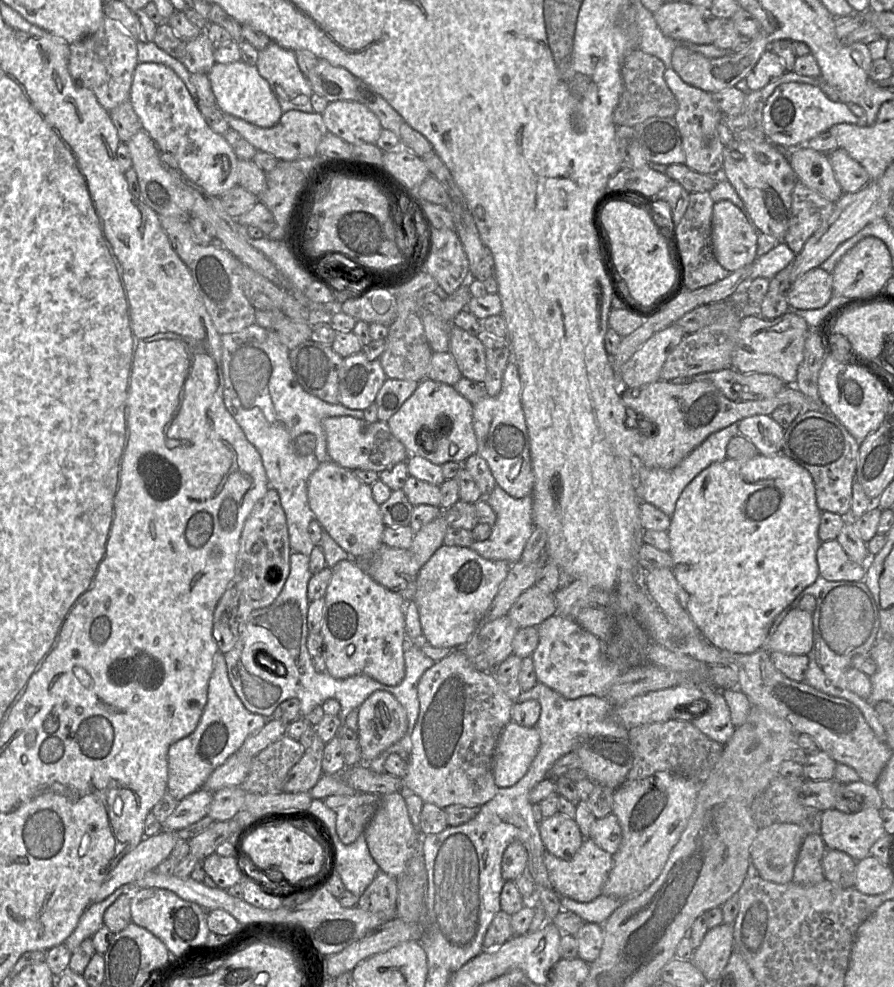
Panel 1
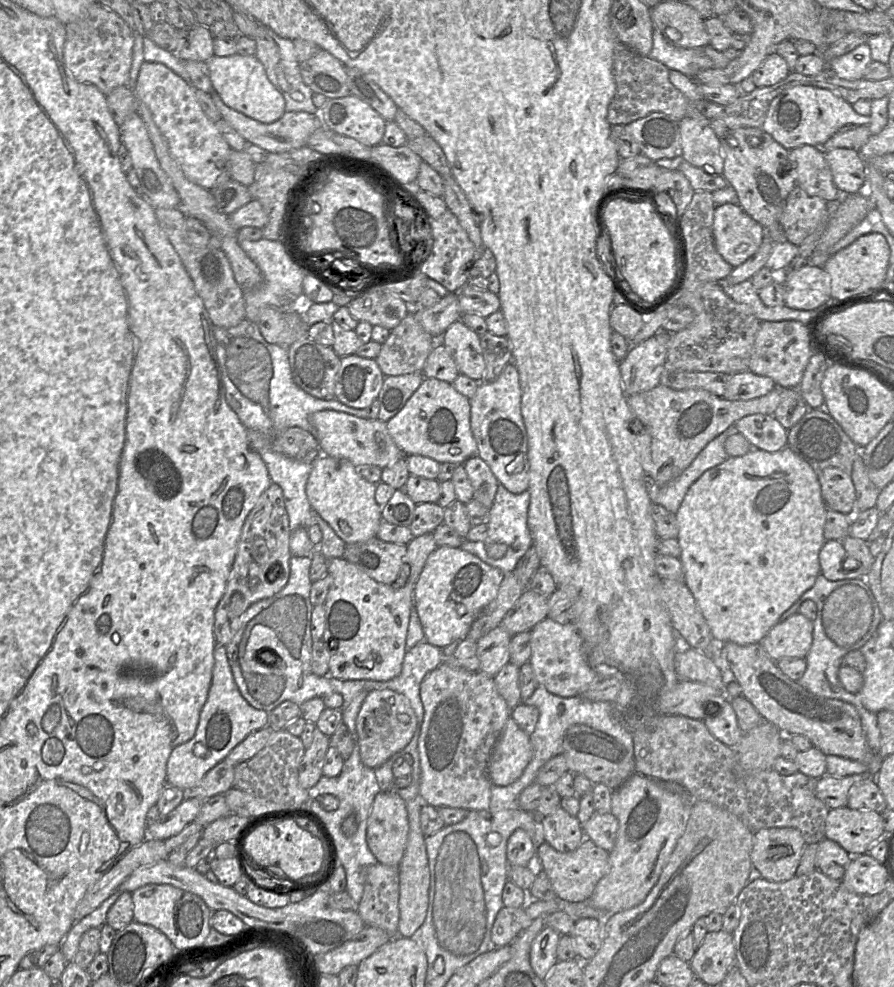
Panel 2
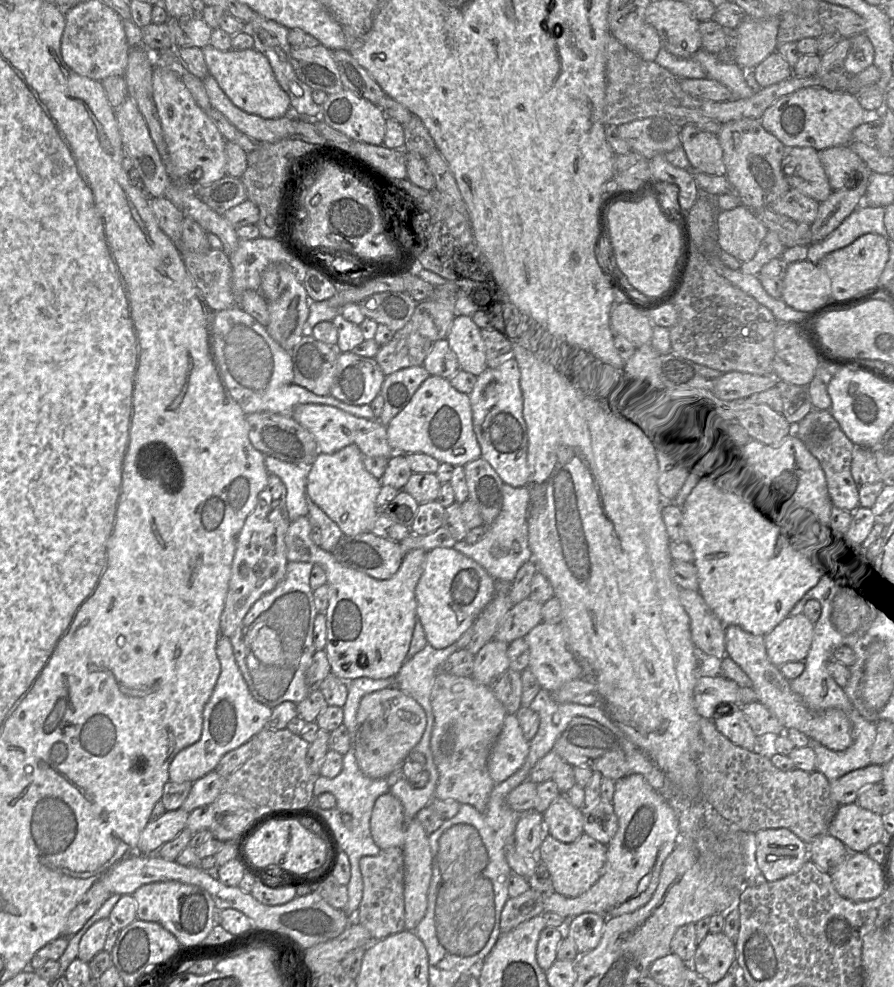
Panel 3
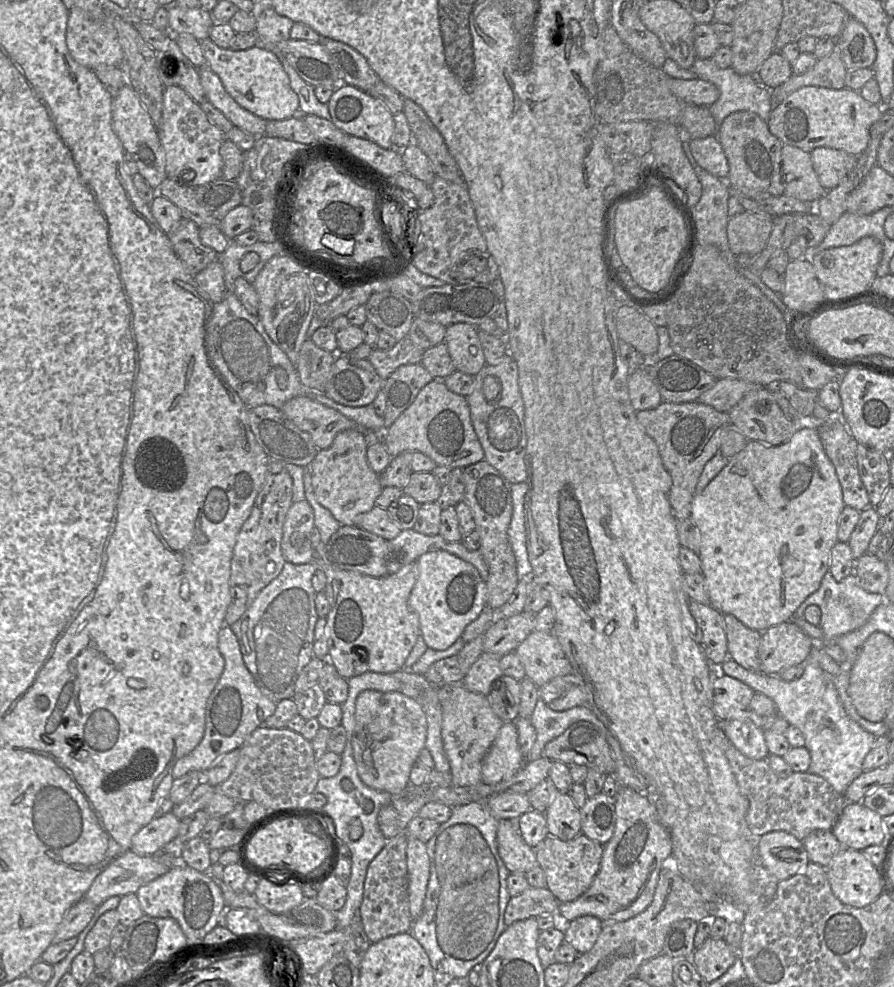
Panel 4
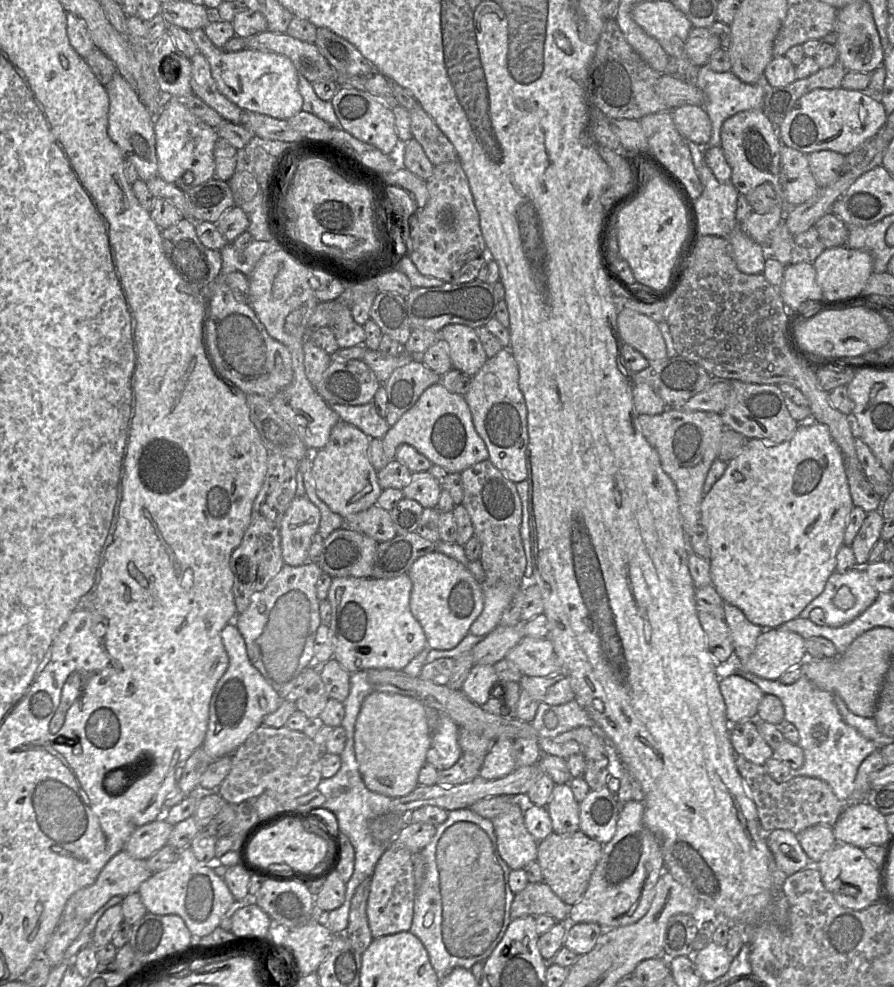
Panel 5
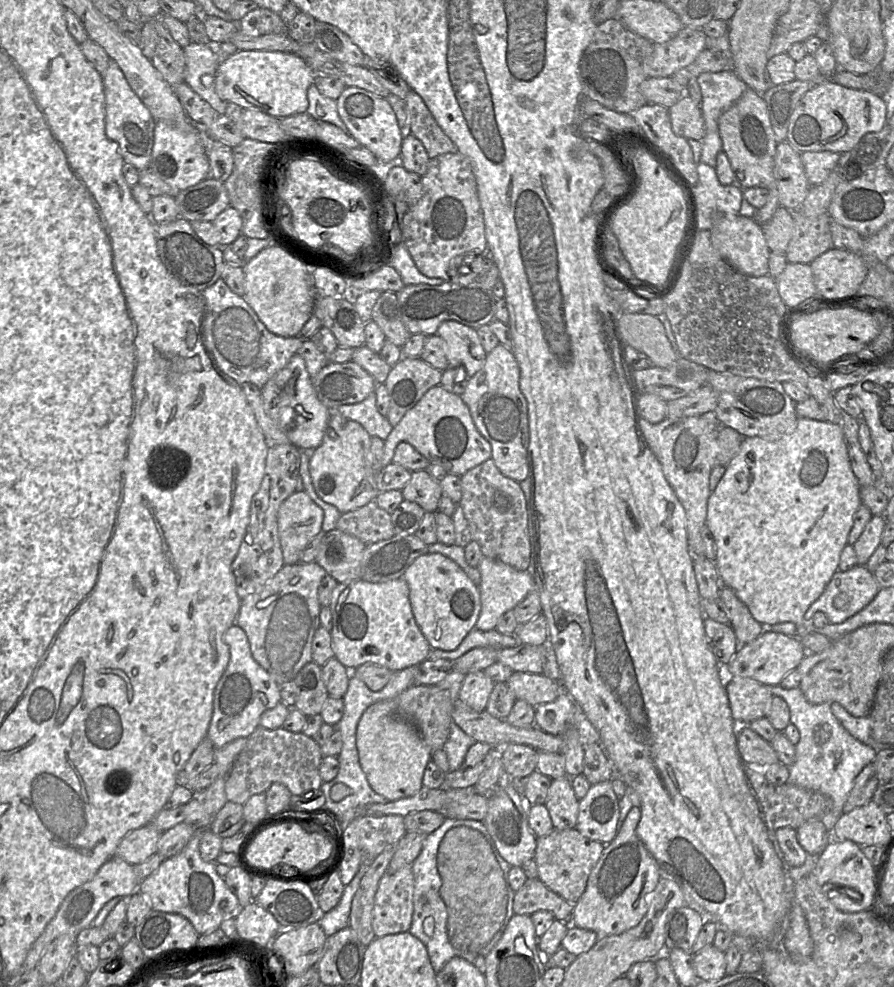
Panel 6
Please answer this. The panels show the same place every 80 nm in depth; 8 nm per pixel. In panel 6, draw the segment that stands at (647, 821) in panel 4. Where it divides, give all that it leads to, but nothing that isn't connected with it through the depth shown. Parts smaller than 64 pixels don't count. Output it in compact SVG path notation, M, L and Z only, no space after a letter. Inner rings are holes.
M633 806L613 841L606 846L592 869L586 889L574 905L572 925L591 930L599 937L621 934L640 923L649 908L649 899L661 869L636 833L640 807Z

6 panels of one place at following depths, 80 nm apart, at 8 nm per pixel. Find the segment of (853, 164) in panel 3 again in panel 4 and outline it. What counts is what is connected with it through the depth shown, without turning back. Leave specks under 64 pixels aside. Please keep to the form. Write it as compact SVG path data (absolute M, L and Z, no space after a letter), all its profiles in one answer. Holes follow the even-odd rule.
M818 147L810 152L814 171L825 190L837 187L855 168L856 156L844 150Z

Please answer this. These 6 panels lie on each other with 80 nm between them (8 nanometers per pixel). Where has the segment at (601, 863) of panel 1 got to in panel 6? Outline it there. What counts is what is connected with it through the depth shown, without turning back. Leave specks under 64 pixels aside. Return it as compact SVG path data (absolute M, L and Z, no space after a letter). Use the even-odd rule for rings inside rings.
M576 828L557 830L537 837L535 862L538 879L550 890L575 905L584 893L589 875L608 844L583 836Z

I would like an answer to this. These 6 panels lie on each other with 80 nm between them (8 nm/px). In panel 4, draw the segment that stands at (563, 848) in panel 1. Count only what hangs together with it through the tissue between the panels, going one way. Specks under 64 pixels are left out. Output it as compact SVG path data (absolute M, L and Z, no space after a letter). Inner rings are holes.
M557 792L544 814L548 836L568 841L581 834L581 809L568 793Z

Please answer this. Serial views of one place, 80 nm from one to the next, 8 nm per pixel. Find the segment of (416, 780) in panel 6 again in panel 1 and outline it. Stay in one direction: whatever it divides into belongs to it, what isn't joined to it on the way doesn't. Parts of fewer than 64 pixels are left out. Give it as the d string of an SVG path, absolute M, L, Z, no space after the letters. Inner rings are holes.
M373 692L357 711L357 736L363 763L378 757L407 731L406 711L389 692Z

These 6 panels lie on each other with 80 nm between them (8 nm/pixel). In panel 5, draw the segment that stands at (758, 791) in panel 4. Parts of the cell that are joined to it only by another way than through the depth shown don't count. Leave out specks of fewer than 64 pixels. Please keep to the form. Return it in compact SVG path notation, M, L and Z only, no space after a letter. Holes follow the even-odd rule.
M737 754L735 763L747 792L756 805L760 827L764 833L775 829L787 829L797 835L816 824L832 827L846 805L821 779L793 776L787 781L778 783L768 774L765 765L754 764Z

